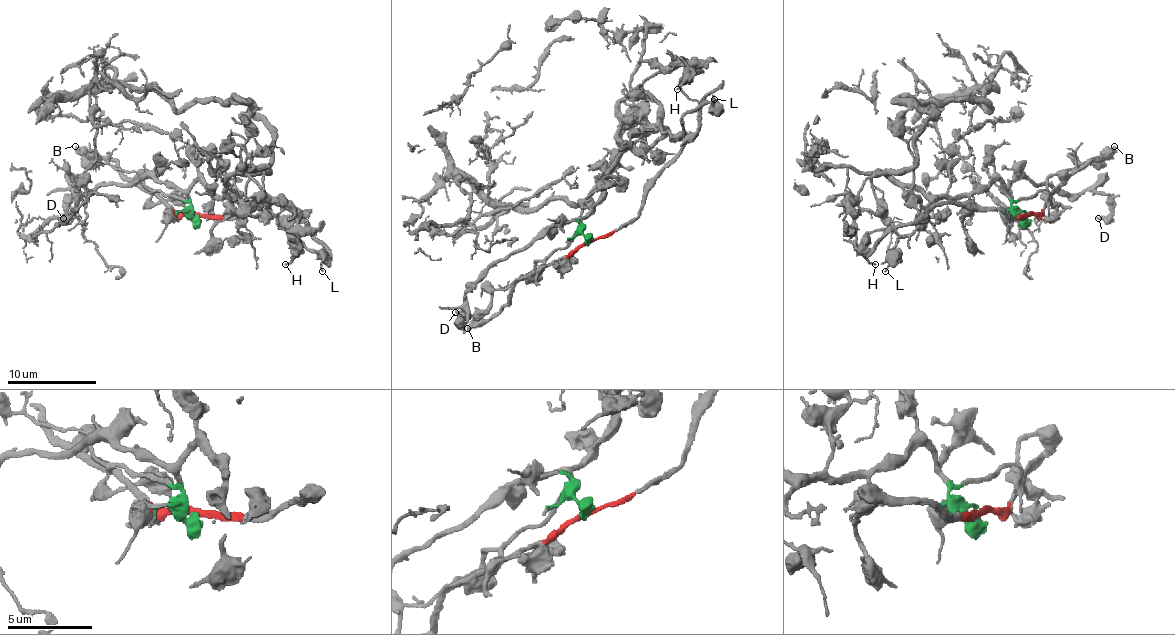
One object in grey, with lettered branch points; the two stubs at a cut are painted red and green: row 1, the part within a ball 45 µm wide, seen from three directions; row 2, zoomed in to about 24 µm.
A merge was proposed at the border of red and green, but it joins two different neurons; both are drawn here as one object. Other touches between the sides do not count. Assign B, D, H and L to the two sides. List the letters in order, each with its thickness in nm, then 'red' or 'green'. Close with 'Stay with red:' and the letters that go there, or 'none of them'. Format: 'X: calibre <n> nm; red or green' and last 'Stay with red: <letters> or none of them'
B: calibre 440 nm; red
D: calibre 320 nm; green
H: calibre 150 nm; green
L: calibre 140 nm; green
Stay with red: B

